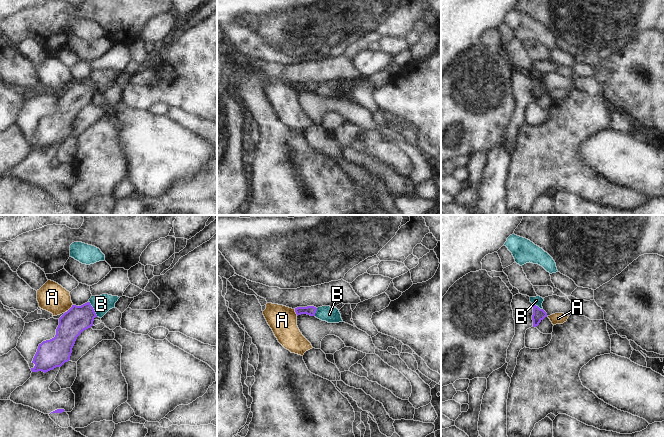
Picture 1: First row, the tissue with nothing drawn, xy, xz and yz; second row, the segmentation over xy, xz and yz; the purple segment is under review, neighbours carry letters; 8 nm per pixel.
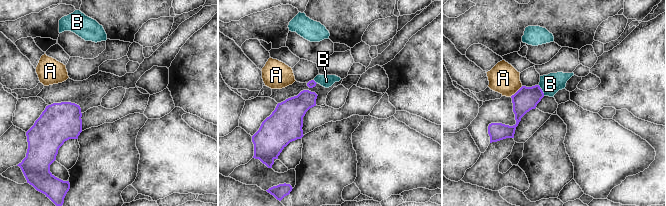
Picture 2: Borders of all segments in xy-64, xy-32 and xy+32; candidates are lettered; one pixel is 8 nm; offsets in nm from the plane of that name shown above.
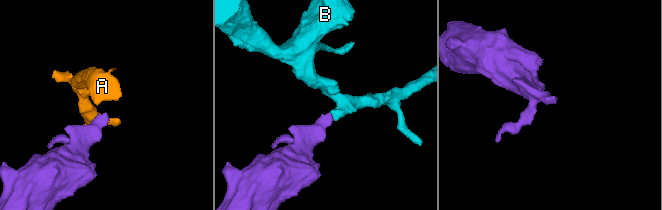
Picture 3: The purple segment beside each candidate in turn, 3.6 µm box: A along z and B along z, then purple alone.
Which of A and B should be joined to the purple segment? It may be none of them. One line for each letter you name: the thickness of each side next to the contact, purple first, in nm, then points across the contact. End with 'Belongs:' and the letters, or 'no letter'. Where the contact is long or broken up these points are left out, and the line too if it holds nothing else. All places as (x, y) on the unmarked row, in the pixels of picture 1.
B: Thickness 200 nm (purple) against 150 nm. Path across: xy (77, 95), (93, 85), (101, 80)
Belongs: B

